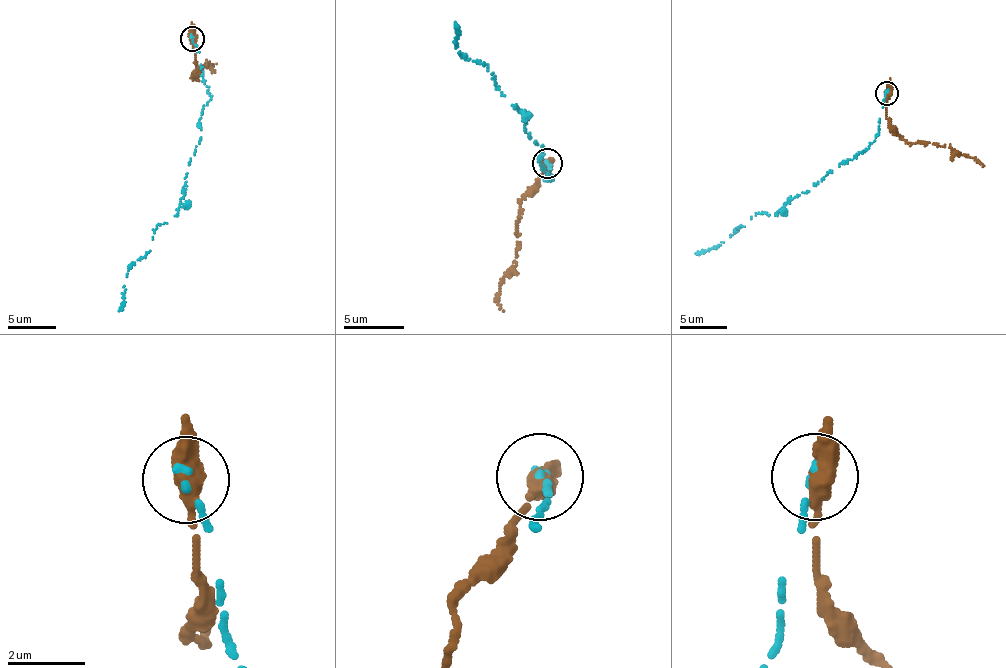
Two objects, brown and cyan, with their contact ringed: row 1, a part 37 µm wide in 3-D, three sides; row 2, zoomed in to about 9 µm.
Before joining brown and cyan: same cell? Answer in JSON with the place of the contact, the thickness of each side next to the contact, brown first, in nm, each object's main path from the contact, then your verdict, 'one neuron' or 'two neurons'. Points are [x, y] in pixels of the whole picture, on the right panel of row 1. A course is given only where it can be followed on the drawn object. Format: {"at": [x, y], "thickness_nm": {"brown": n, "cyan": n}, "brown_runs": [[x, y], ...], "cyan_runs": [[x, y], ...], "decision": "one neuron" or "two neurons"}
{"at": [887, 93], "thickness_nm": {"brown": 440, "cyan": 200}, "brown_runs": [[887, 94], [888, 128], [904, 140], [951, 148], [984, 166]], "cyan_runs": [[887, 92], [878, 134], [863, 150], [847, 159], [777, 213], [751, 216], [723, 242], [695, 253]], "decision": "two neurons"}

